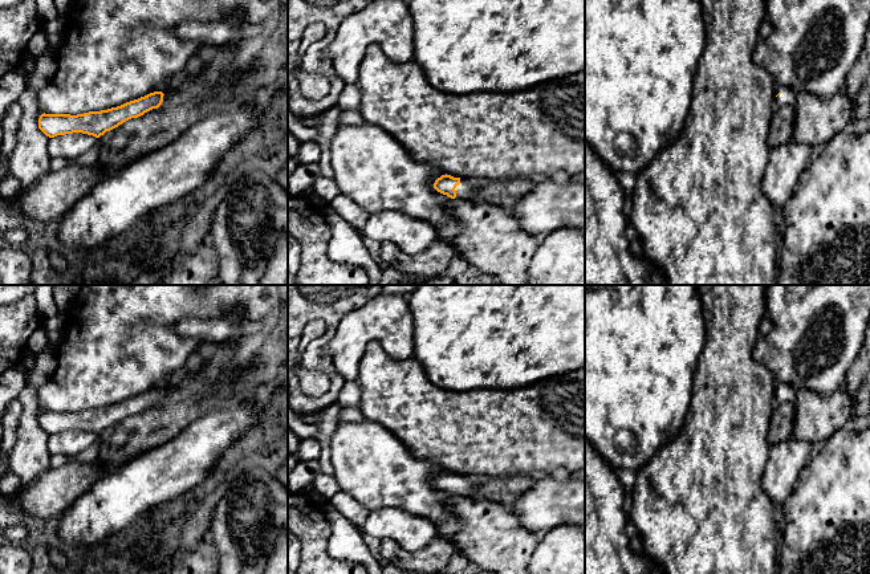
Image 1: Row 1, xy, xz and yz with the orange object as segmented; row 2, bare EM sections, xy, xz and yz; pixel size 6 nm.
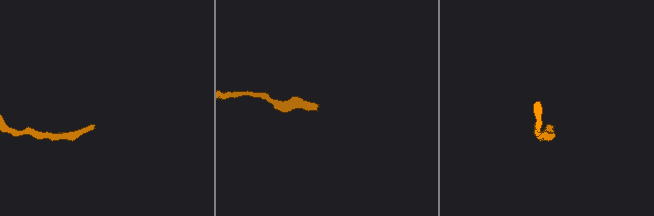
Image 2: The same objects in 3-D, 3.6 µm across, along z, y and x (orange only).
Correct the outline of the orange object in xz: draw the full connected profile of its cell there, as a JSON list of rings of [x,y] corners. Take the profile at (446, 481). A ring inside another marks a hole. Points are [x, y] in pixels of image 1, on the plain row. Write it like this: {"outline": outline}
{"outline": [[[442,472],[434,480],[434,485],[451,496],[480,497],[480,488],[488,476],[454,475]]]}

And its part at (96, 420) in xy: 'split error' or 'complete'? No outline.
split error

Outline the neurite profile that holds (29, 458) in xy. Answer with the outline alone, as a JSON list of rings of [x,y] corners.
[[[25,382],[25,388],[17,399],[23,412],[17,426],[17,440],[7,461],[21,481],[32,483],[50,469],[49,433],[38,426],[38,415],[44,410],[40,407],[37,390]]]

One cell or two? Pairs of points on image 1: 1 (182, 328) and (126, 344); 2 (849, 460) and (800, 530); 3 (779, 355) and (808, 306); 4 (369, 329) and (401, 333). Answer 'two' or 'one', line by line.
1: two
2: one
3: one
4: one

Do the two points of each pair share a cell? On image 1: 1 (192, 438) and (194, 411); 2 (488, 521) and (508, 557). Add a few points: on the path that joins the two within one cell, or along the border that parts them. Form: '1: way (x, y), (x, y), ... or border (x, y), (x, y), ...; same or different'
1: border (223, 407), (215, 407), (192, 419), (170, 439); different
2: way (488, 530), (503, 548); same

